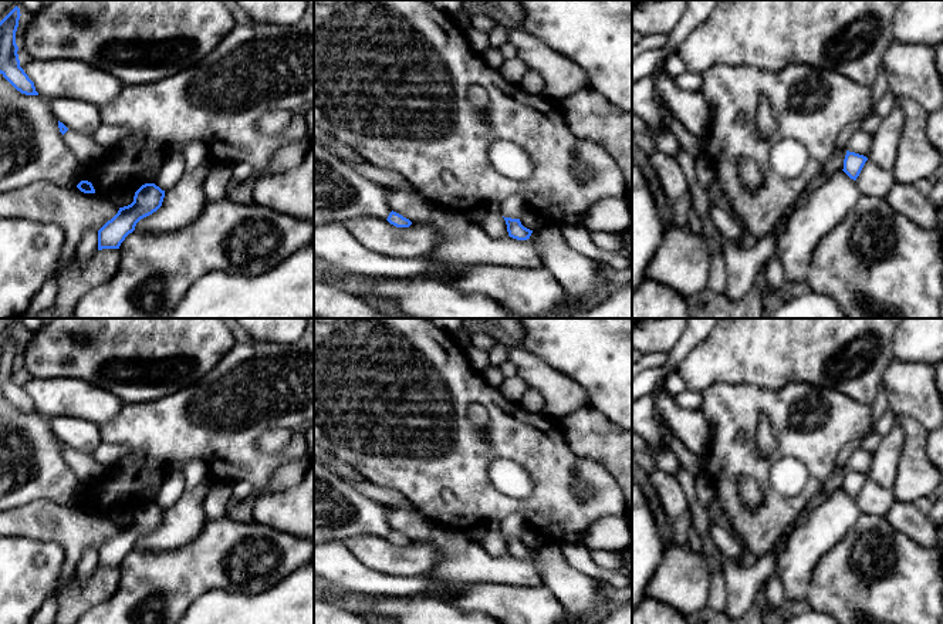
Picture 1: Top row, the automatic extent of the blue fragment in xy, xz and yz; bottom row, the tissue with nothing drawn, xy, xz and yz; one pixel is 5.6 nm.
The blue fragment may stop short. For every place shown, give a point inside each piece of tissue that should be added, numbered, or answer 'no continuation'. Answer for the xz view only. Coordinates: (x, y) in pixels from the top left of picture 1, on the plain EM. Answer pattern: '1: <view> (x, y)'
no continuation

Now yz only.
no continuation

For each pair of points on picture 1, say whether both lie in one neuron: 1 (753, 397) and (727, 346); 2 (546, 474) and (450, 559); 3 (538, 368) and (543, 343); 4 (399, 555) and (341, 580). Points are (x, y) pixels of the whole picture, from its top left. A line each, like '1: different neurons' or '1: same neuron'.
1: different neurons
2: different neurons
3: different neurons
4: different neurons

